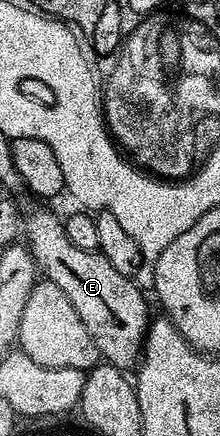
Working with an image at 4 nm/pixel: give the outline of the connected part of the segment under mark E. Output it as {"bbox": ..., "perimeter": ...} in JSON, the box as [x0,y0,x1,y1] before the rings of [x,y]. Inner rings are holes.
{"bbox":[22,211,150,372],"perimeter":[[[36,211],[29,219],[27,216],[22,231],[25,236],[28,234],[26,246],[43,278],[58,285],[58,289],[70,297],[70,305],[74,305],[74,313],[82,317],[82,325],[86,325],[99,358],[109,367],[131,372],[140,362],[150,322],[145,292],[137,287],[135,278],[128,276],[127,279],[104,253],[78,249],[78,245],[66,237],[61,216],[52,211]]]}

